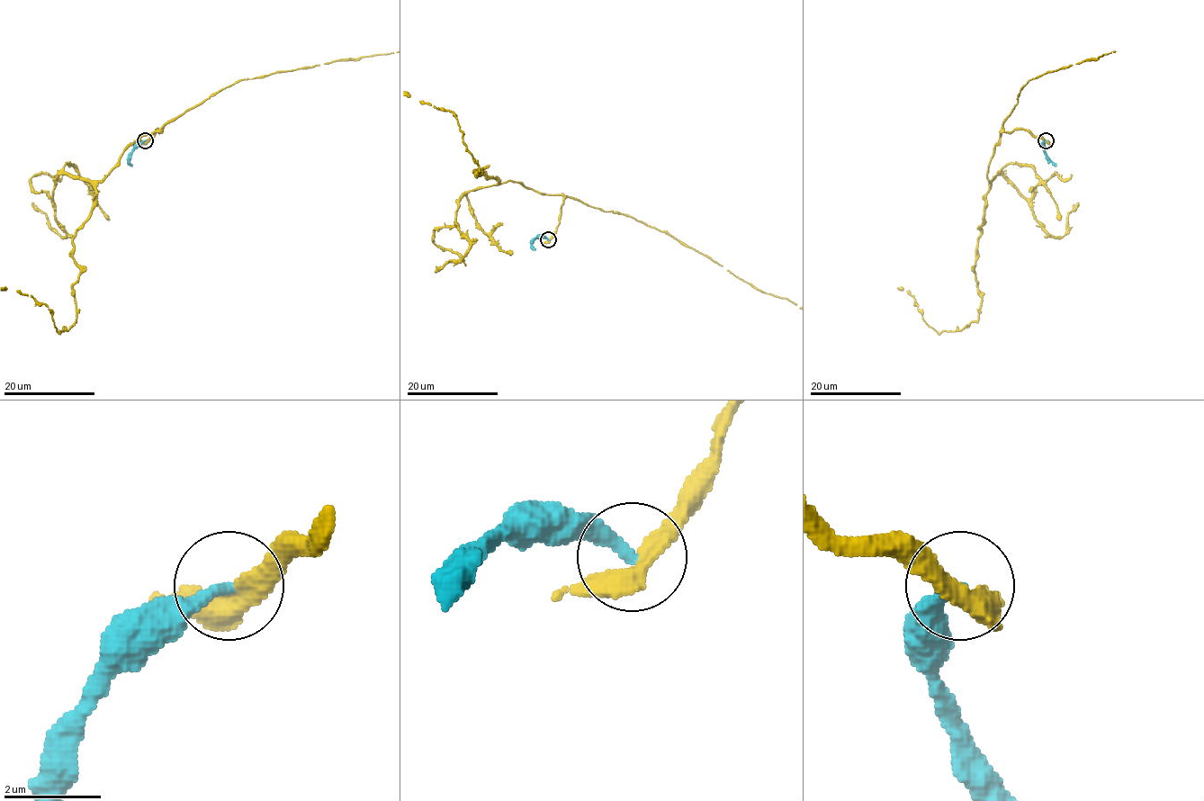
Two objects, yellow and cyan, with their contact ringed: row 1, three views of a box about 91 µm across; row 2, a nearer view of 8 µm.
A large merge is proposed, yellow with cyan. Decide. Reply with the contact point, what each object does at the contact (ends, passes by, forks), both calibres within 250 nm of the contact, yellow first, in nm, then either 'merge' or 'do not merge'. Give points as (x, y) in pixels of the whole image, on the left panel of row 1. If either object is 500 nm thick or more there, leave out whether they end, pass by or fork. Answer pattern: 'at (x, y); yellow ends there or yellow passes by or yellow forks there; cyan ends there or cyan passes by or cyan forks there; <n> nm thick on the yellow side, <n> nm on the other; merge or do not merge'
at (145, 140); yellow passes by; cyan ends there; 380 nm thick on the yellow side, 260 nm on the other; do not merge

